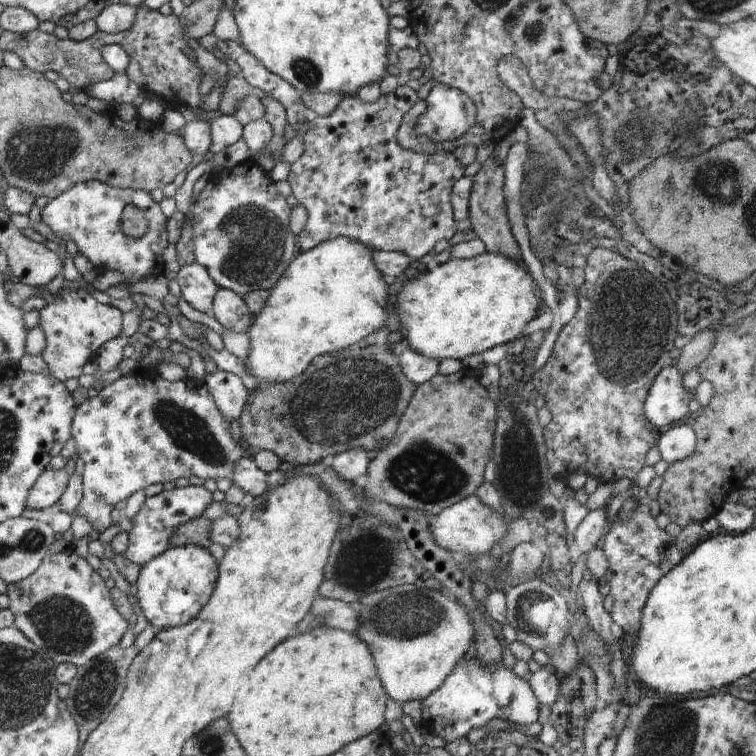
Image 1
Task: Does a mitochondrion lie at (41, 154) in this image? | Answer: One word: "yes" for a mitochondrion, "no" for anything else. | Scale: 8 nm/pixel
yes

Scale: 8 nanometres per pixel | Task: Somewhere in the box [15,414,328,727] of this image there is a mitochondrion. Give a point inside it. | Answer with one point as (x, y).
(64, 625)

